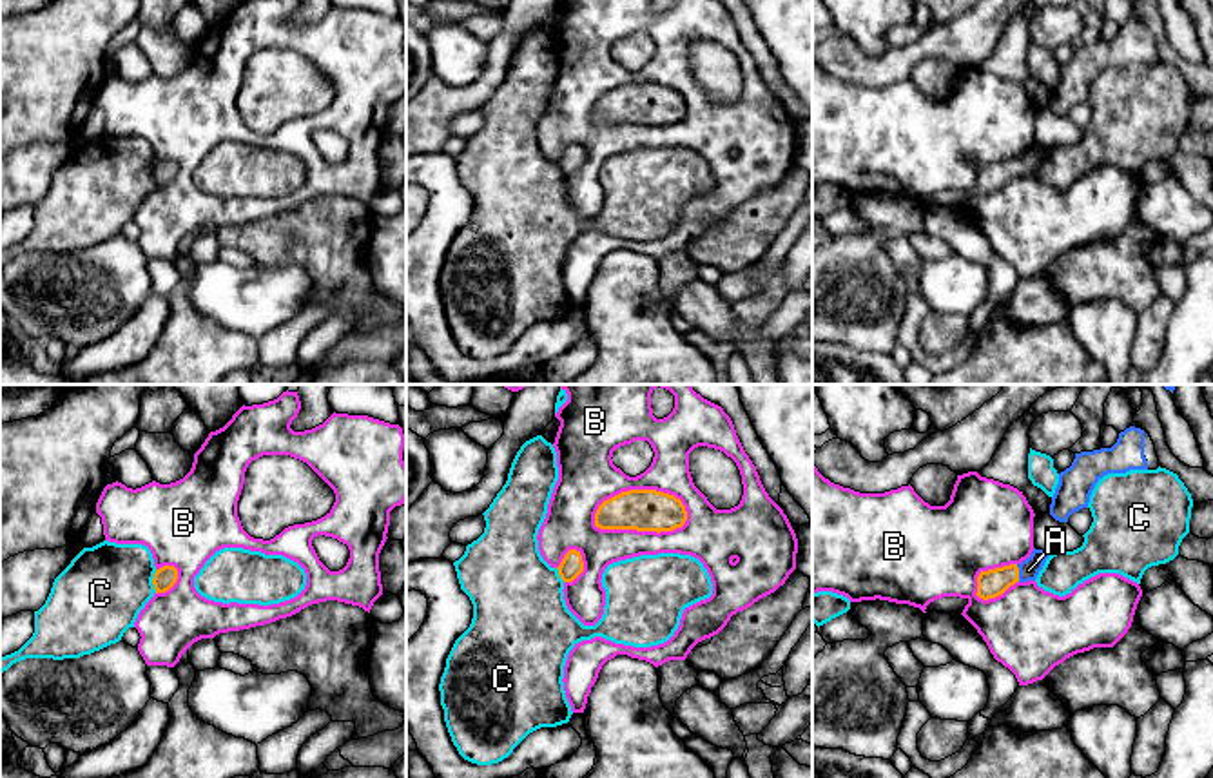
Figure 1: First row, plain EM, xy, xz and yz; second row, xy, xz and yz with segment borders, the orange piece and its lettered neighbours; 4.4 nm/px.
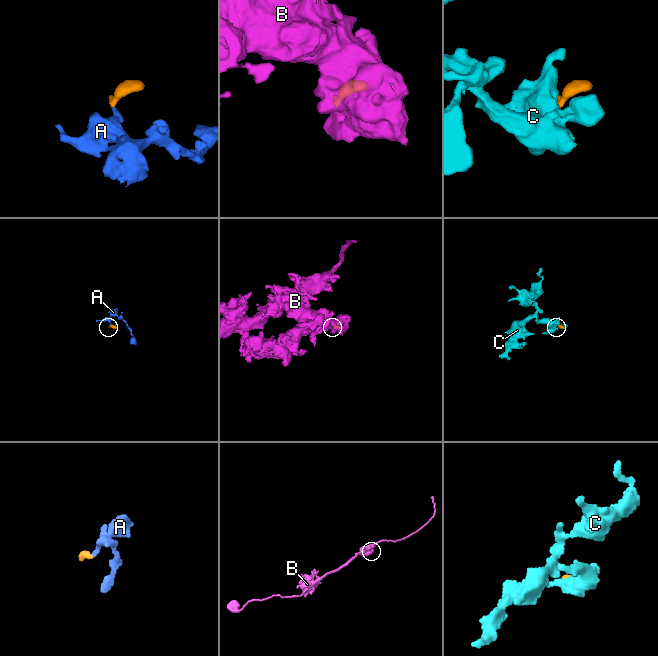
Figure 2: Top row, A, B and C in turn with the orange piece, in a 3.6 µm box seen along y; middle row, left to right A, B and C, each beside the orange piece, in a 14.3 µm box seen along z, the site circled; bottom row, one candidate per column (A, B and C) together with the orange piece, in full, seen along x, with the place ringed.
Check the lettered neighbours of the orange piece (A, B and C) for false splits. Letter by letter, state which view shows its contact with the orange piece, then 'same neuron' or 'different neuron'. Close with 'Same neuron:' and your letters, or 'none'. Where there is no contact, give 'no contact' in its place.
A: yz | same neuron
B: xz | different neuron
C: xy | different neuron
Same neuron: A

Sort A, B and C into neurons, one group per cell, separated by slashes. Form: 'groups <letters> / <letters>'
groups A / B / C

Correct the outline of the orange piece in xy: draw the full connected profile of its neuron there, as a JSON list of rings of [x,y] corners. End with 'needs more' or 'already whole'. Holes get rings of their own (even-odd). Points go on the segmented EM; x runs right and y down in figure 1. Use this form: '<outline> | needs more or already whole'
[[[163,566],[156,569],[152,584],[156,593],[169,591],[178,580],[178,569],[174,566]]] | already whole

